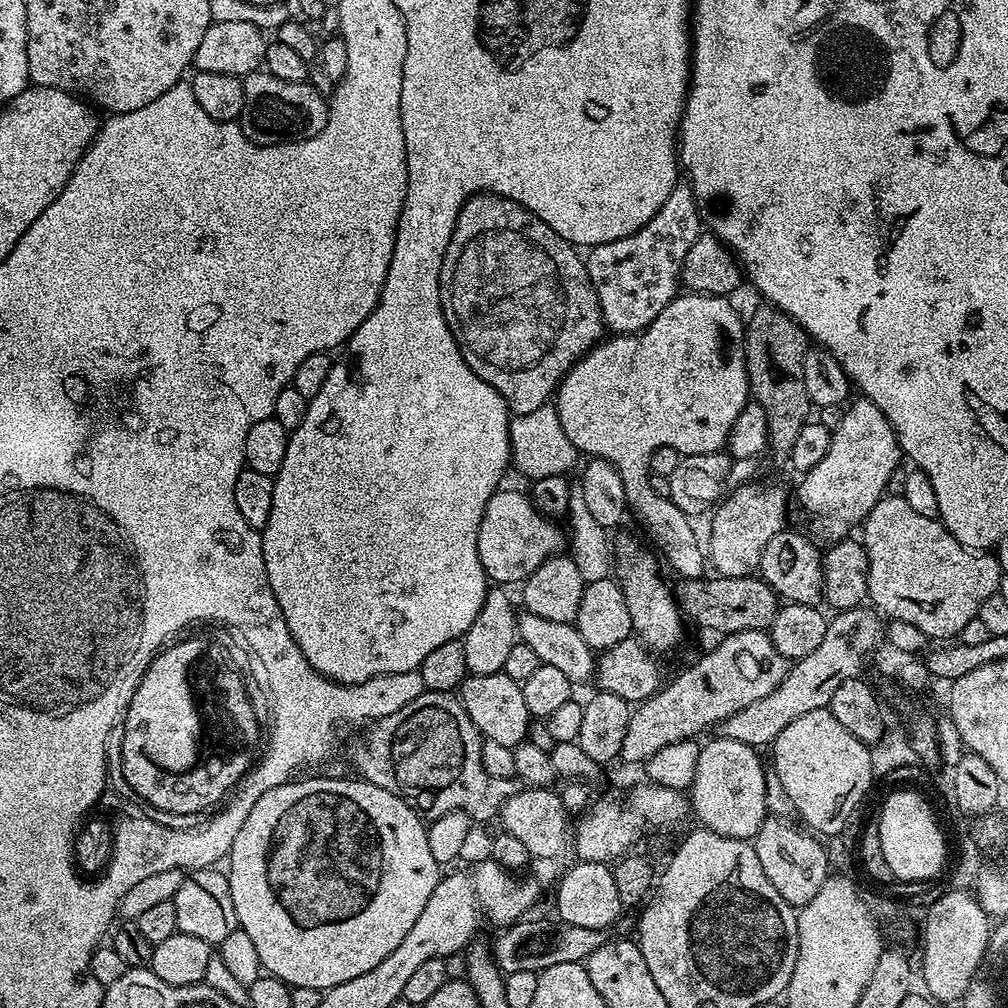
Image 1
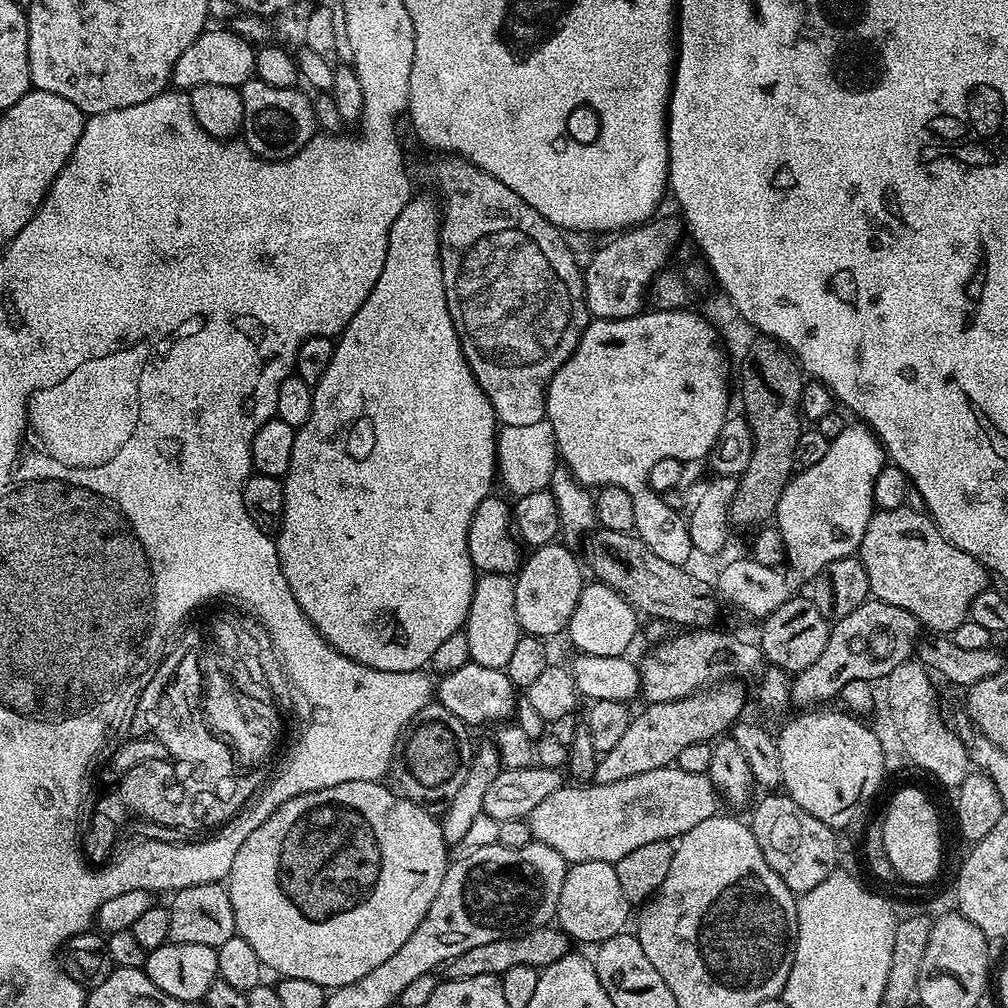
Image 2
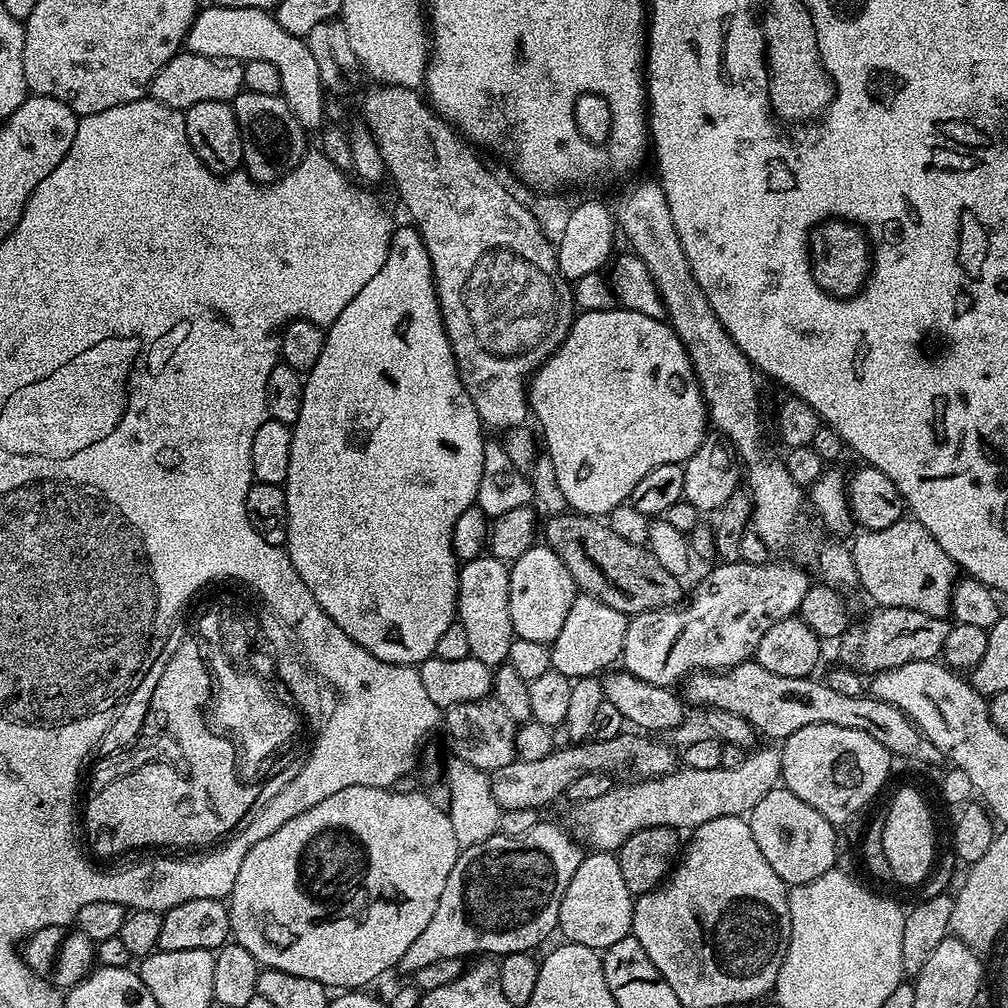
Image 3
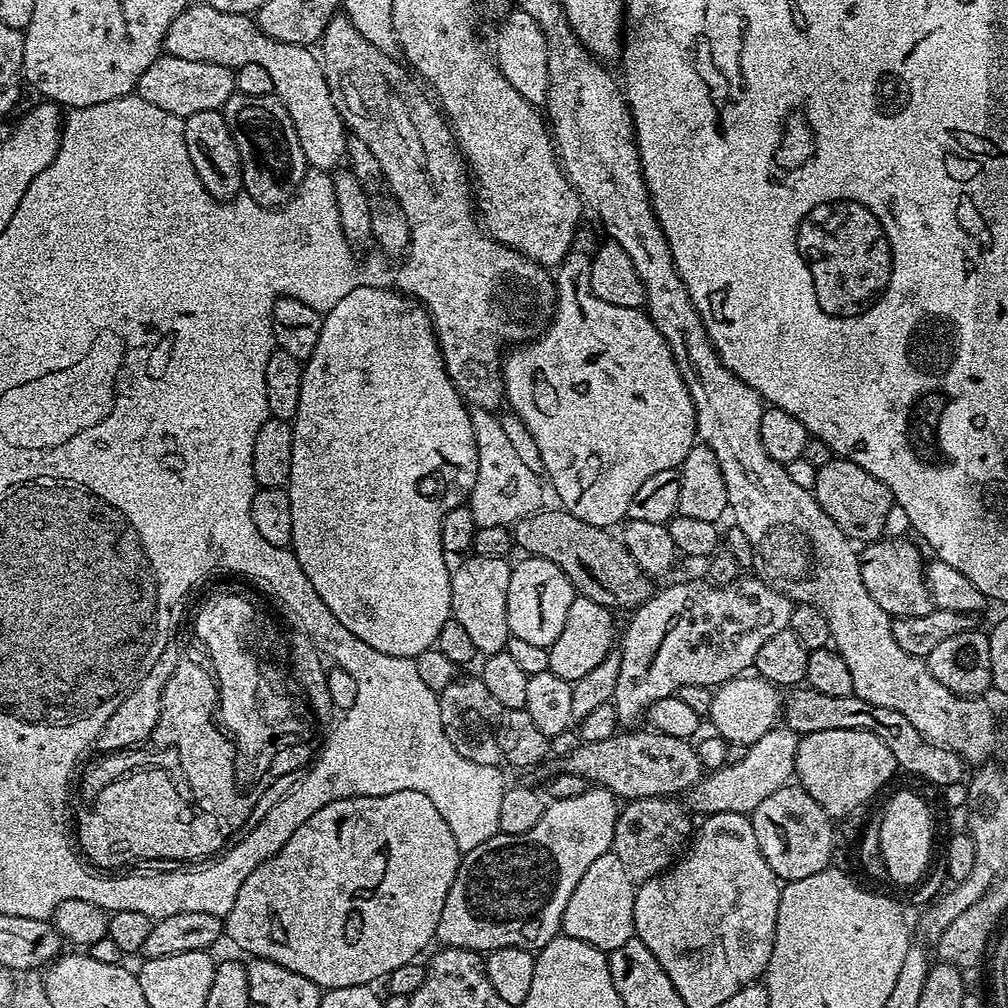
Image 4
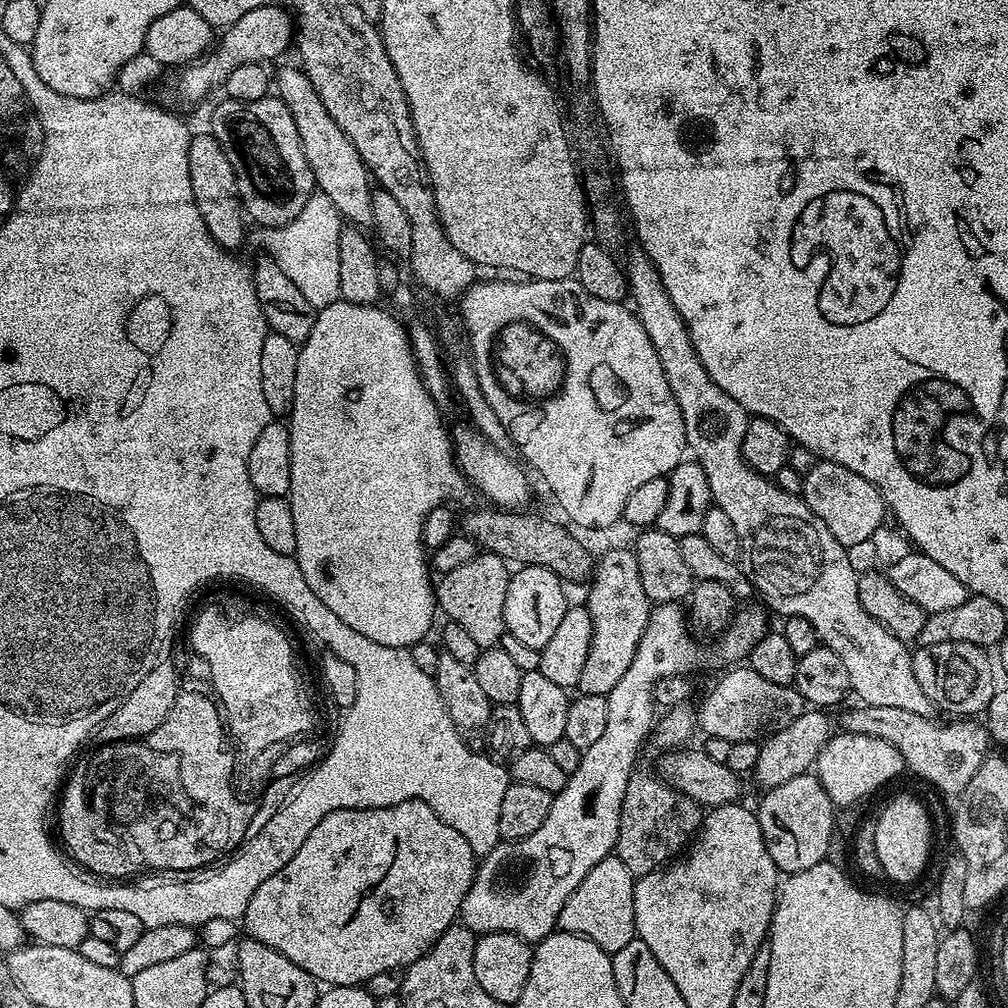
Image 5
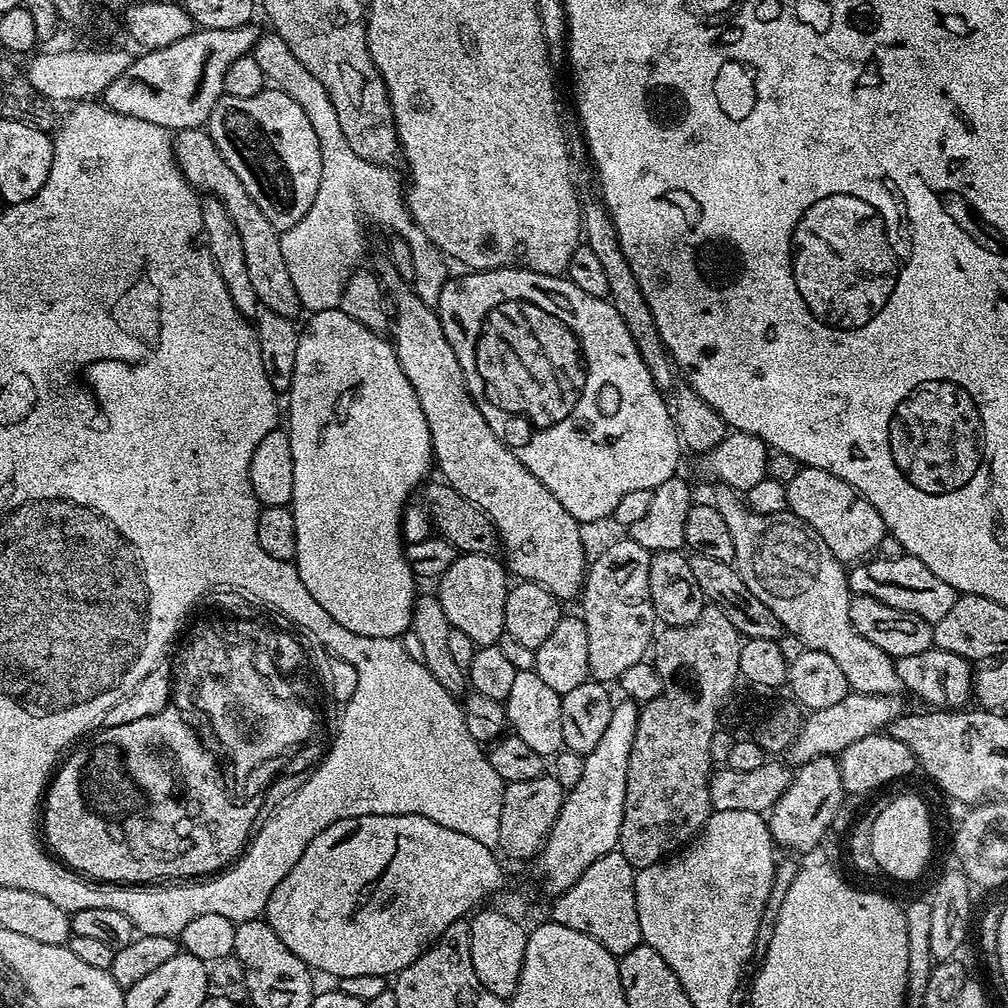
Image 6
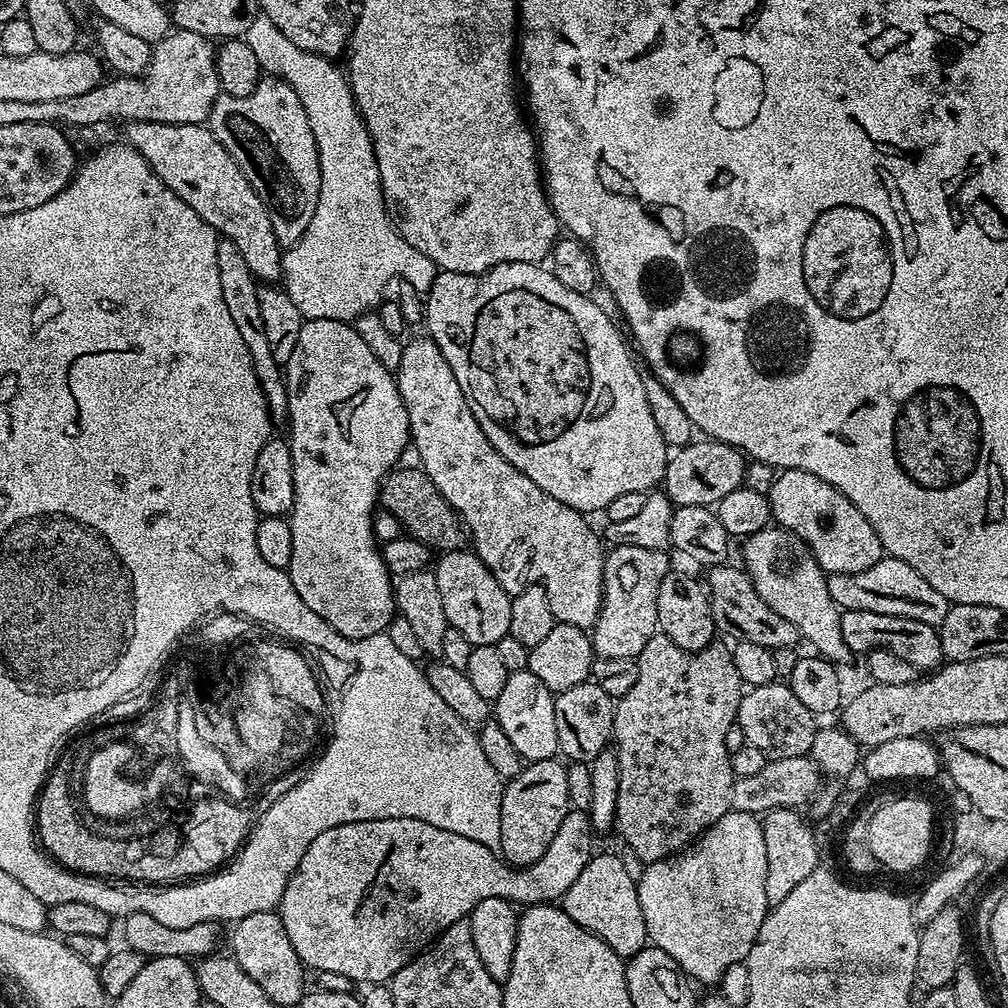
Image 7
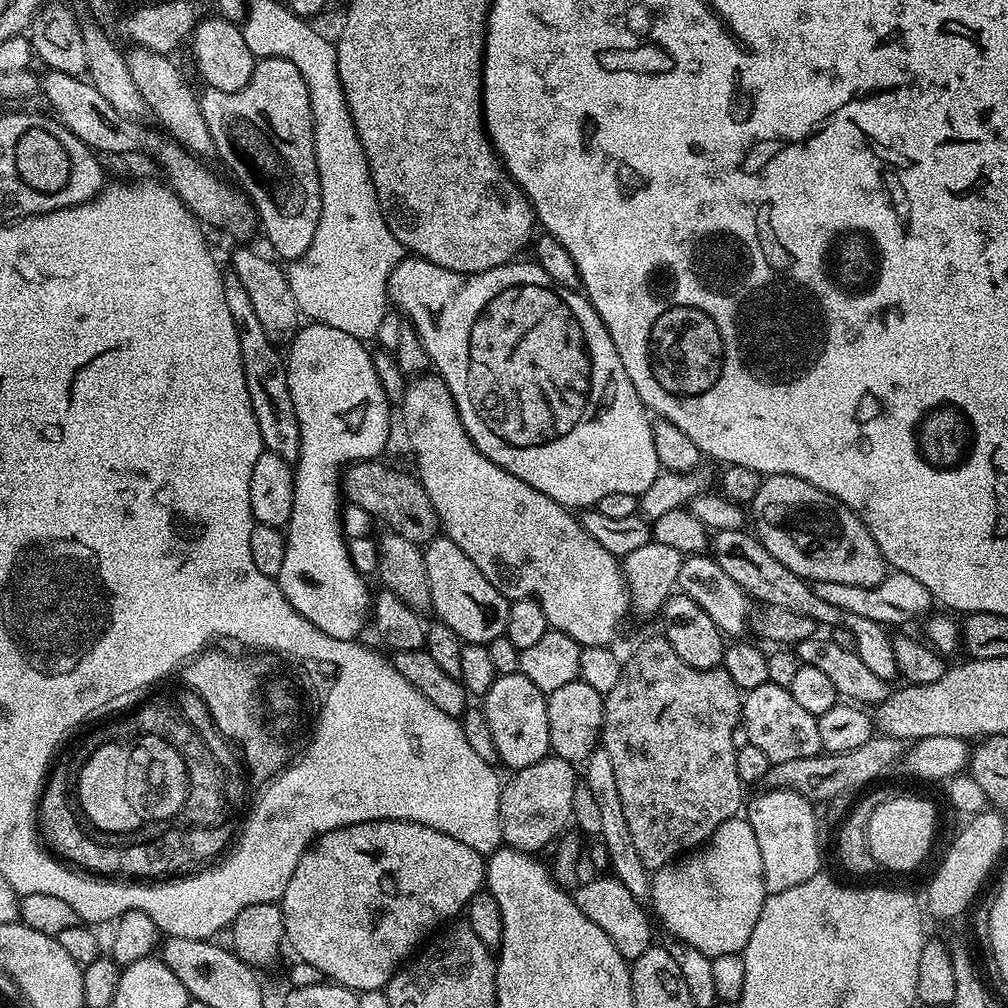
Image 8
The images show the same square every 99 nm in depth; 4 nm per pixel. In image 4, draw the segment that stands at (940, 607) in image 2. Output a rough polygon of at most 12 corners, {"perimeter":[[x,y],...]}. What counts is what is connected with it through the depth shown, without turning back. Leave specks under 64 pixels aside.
{"perimeter":[[908,540],[859,553],[862,586],[893,618],[932,613],[925,561]]}

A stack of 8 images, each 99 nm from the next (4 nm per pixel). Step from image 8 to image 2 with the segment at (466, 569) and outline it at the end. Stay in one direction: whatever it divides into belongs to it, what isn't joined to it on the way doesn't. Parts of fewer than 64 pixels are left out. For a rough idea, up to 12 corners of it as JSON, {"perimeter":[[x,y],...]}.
{"perimeter":[[477,575],[463,632],[477,668],[507,669],[516,581]]}

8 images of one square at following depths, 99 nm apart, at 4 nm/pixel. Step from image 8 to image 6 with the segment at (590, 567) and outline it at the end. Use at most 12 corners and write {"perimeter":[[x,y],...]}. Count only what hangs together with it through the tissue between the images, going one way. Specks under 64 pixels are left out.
{"perimeter":[[381,246],[390,336],[443,483],[492,519],[506,568],[567,602],[575,520],[482,418],[440,314]]}

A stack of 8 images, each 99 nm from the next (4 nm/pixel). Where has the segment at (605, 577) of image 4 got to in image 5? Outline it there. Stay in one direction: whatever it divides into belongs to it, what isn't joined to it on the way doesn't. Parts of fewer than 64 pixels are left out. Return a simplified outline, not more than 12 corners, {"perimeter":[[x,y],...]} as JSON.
{"perimeter":[[476,508],[463,535],[505,562],[587,581],[575,531],[528,510]]}

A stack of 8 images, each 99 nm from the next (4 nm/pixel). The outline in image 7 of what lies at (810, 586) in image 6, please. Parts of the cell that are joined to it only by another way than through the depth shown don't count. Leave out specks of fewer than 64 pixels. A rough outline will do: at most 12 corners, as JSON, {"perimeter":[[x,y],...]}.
{"perimeter":[[793,532],[747,537],[754,590],[825,660],[850,659],[828,577]]}

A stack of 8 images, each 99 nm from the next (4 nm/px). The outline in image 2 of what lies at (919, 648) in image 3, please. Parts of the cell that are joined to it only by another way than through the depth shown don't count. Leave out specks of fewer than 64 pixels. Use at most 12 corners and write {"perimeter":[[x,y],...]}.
{"perimeter":[[870,598],[790,680],[818,706],[913,659],[922,625]]}

